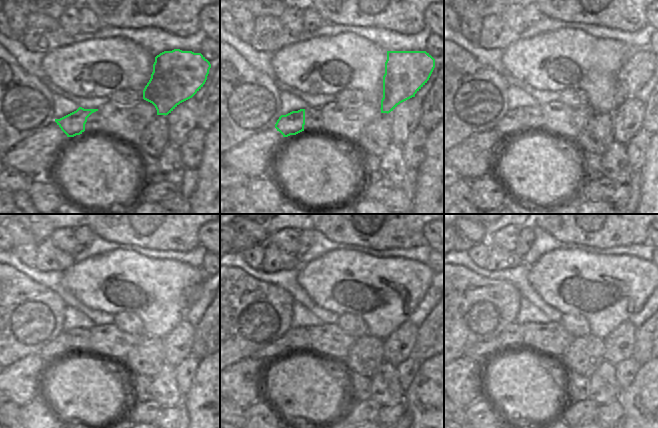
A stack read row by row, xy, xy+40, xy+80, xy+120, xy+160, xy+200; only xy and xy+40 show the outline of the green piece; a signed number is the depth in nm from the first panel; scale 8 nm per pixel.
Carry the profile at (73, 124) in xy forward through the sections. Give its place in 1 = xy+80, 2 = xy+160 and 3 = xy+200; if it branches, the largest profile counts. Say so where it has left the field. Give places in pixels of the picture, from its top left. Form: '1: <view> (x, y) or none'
1: xy+80 (513, 121)
2: xy+160 (277, 348)
3: xy+200 (480, 350)

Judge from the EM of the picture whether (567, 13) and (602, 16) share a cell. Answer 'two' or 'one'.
one

